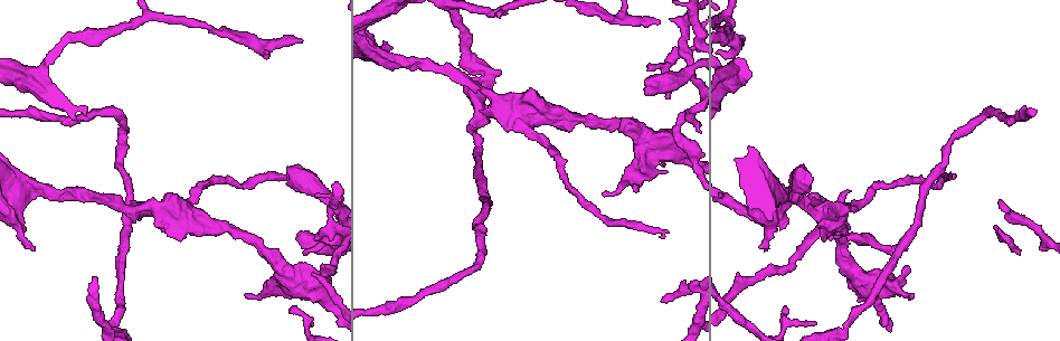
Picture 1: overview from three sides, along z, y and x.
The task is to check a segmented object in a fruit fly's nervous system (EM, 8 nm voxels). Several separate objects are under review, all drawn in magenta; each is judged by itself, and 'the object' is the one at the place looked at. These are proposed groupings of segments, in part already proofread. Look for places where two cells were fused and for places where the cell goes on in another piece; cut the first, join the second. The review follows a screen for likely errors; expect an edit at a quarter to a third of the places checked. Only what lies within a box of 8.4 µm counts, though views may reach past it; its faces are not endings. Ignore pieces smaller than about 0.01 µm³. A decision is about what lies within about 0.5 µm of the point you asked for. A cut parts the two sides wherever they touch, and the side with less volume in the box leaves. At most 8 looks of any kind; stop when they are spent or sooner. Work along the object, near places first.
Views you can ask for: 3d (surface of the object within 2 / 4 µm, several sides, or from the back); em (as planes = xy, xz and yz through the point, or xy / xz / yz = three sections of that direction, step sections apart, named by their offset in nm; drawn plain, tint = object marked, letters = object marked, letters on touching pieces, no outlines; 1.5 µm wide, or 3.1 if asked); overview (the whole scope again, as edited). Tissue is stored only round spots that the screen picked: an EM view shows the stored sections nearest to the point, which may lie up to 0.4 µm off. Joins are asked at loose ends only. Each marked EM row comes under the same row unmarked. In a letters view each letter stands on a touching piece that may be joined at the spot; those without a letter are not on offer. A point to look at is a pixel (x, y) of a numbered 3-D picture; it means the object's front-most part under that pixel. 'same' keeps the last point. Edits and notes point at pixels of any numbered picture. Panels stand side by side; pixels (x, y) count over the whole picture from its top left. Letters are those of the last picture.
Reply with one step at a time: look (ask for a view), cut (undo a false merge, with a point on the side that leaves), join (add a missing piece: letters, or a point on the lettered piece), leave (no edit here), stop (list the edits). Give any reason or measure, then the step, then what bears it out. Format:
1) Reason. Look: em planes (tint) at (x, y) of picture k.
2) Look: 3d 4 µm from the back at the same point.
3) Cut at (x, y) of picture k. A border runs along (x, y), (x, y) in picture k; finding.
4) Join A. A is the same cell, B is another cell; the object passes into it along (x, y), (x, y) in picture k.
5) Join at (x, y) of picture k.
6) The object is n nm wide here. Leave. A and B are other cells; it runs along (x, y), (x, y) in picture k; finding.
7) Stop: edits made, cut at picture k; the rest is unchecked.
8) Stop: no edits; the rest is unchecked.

An open end. Look: em planes (letters) at (301, 41) of picture 1.

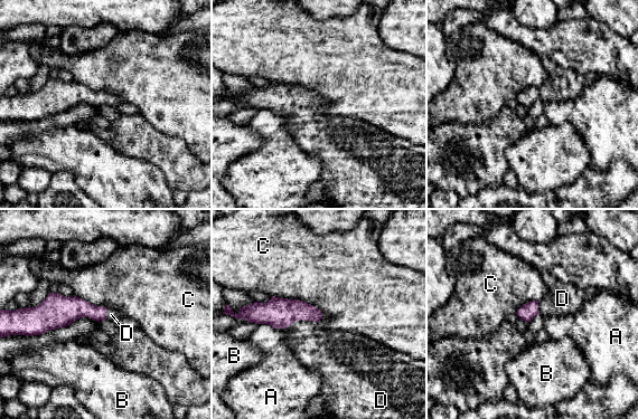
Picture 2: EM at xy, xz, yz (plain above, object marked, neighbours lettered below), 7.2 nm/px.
The object is 120 nm wide here. Join at (317, 348) of picture 2. D is the same cell, A, B and C are other cells; the object passes into it along (279, 313), (305, 320), (317, 348) in picture 2; it goes on there.

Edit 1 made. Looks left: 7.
Branch stops here. Look: 3d 4 µm at (602, 195) of picture 1.

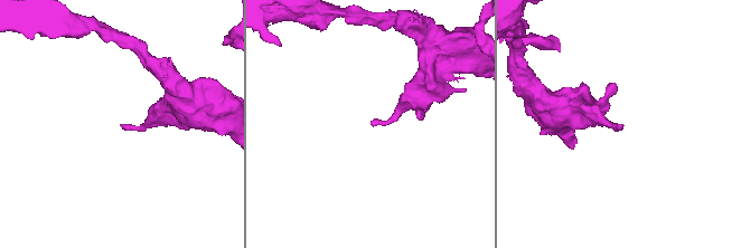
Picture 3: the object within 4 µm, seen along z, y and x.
Look: em xy step 8 (letters) at (619, 127) of picture 3.

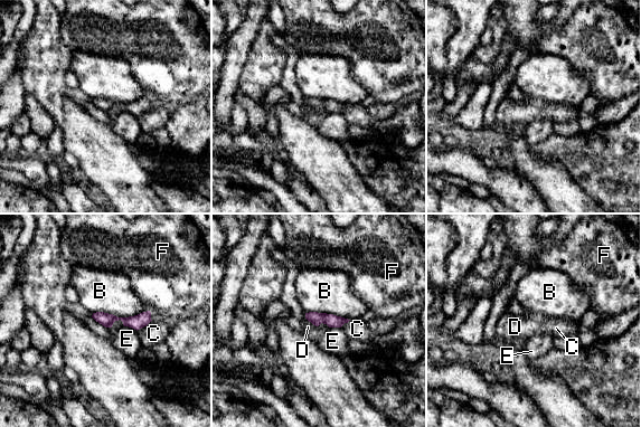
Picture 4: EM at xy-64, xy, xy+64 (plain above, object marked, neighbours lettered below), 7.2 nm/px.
Cut it another way. Look: em planes (letters) at the same point.

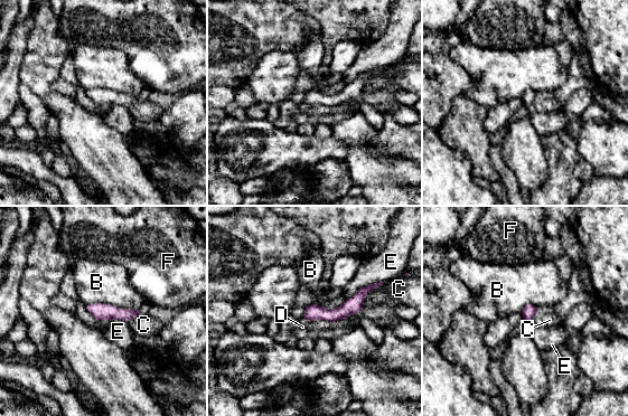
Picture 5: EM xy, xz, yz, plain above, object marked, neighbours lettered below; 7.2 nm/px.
Leave. B, C, D, E and F are other cells; none of them fits.

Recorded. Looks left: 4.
Thick turns thin. Look: em xz step 8 (letters) at (116, 328) of picture 1.

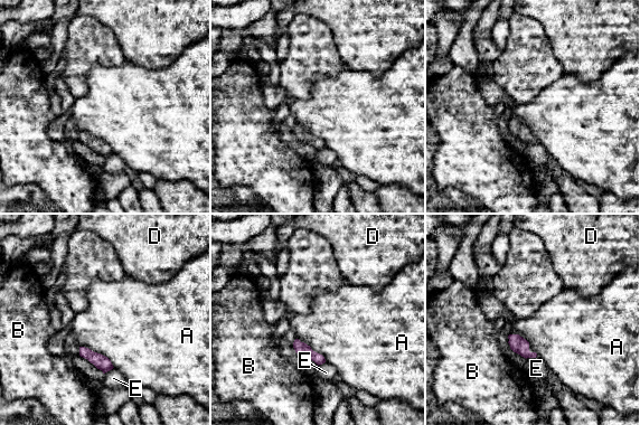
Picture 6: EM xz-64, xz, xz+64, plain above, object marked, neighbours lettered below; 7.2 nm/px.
Leave. A, B, D and E are other cells; a border runs along (80, 346), (104, 355), (114, 367) in picture 6; all the same cell.

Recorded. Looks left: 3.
Stop: edits made, join at picture 2; the rest is unchecked.

